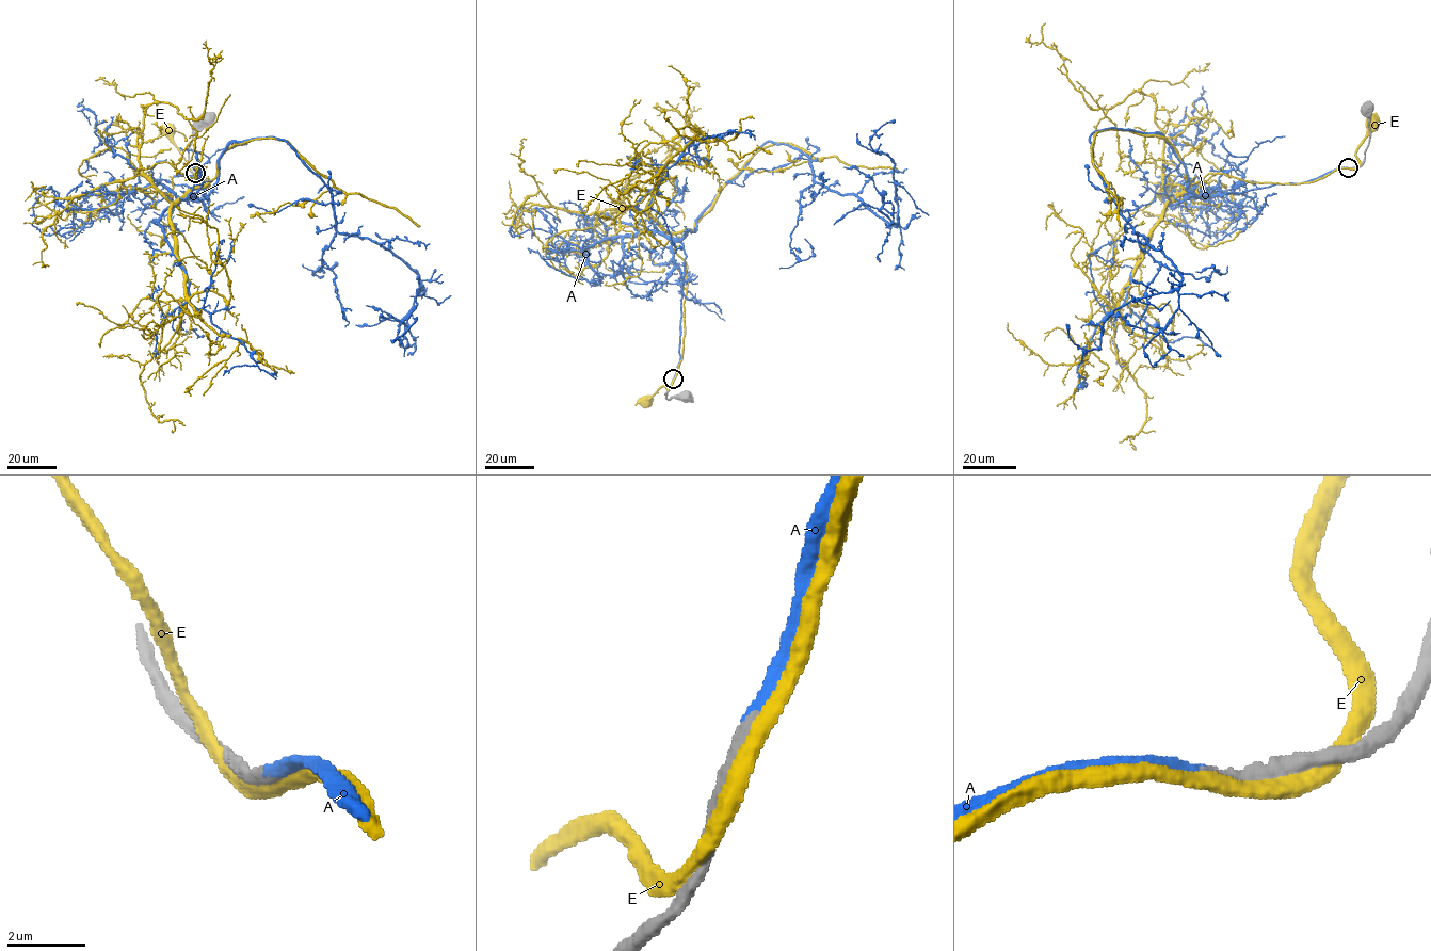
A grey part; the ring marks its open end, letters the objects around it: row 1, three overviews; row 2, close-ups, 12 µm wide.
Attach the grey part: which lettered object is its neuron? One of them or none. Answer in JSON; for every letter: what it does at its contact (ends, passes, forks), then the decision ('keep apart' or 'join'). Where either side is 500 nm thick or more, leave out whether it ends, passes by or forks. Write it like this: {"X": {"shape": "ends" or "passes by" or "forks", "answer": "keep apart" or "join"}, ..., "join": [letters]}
{"A": {"shape": "ends", "answer": "join"}, "E": {"shape": "passes by", "answer": "keep apart"}, "join": ["A"]}

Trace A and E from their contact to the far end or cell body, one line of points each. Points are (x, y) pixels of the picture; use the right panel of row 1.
A: (1349, 167), (1198, 196), (1159, 134), (1095, 130), (1108, 195), (1183, 279), (1116, 308), (1097, 348), (1065, 324)
E: (1353, 168), (1359, 164), (1356, 150), (1373, 123), (1373, 118), (1372, 121)

